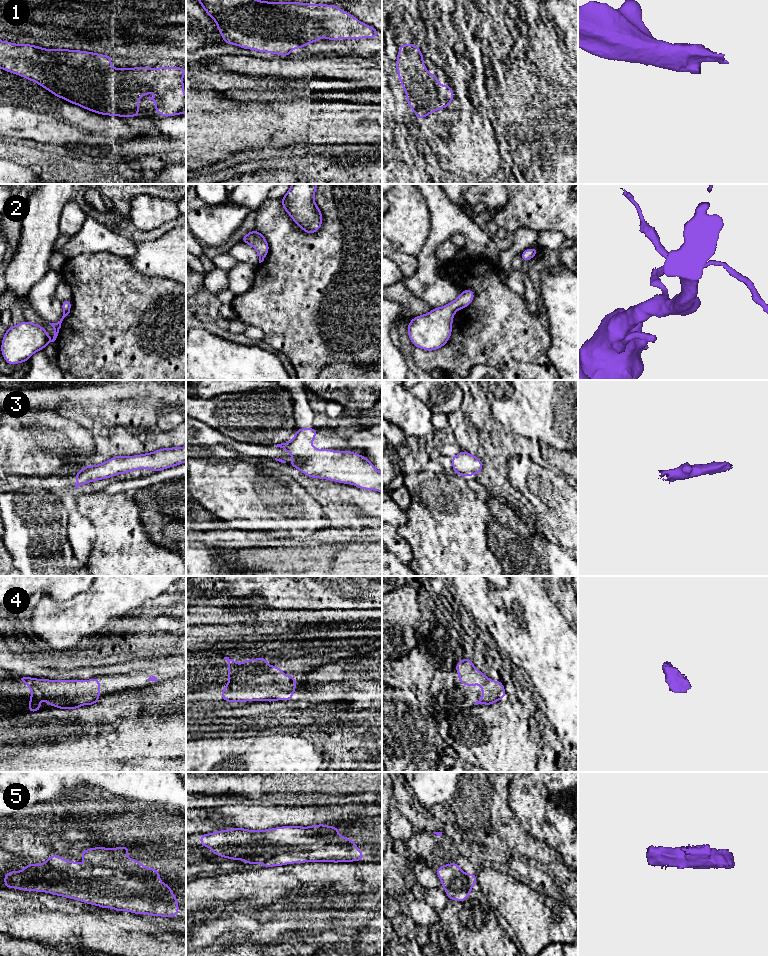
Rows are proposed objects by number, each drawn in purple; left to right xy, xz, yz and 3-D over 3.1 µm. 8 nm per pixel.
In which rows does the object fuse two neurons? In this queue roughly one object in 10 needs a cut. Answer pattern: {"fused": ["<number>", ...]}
{"fused": []}

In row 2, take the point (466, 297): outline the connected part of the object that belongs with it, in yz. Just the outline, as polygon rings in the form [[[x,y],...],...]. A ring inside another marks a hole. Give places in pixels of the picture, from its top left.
[[[463,290],[457,299],[447,305],[414,317],[407,328],[412,344],[426,351],[442,348],[450,339],[455,312],[468,307],[474,296],[473,290]]]

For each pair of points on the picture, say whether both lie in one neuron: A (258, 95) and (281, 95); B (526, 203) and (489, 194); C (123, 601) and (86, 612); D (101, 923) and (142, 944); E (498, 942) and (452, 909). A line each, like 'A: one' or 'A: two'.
A: one
B: two
C: one
D: one
E: one

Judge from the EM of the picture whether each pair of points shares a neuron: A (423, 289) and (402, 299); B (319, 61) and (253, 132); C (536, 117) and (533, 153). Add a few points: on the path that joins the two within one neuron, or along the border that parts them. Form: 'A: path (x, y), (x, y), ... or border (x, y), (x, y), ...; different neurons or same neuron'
A: border (404, 283), (416, 296), (432, 307); different neurons
B: border (279, 77), (316, 78); different neurons
C: border (556, 131), (512, 147); different neurons

